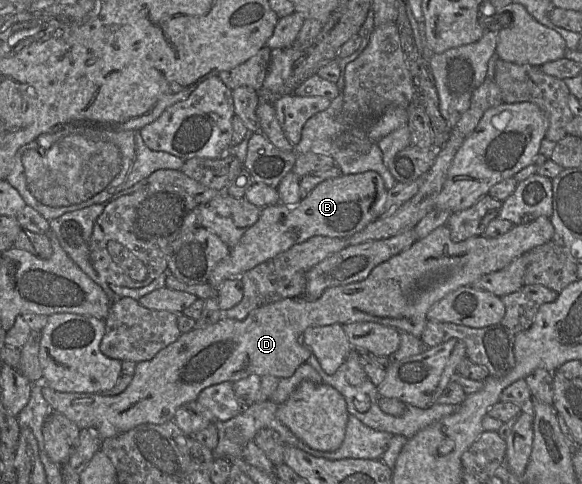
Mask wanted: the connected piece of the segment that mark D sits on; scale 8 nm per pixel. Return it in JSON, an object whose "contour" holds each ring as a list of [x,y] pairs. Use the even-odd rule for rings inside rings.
{"contour":[[[545,216],[529,223],[514,225],[499,237],[480,235],[457,243],[451,241],[447,225],[441,225],[426,237],[416,240],[408,249],[374,267],[367,278],[360,282],[327,288],[315,300],[304,296],[285,298],[256,308],[243,320],[222,317],[205,328],[194,328],[181,333],[175,342],[163,348],[151,360],[138,362],[131,383],[118,395],[58,392],[47,385],[42,387],[42,395],[51,408],[51,414],[63,414],[81,430],[96,429],[102,440],[116,437],[140,424],[164,424],[173,420],[180,406],[197,400],[203,389],[214,384],[236,382],[251,374],[260,377],[271,375],[279,379],[291,377],[312,355],[303,341],[303,333],[309,326],[371,321],[392,326],[398,331],[420,338],[427,322],[427,312],[436,302],[460,287],[471,286],[484,275],[504,269],[523,253],[552,241],[553,235],[554,227],[550,218]]]}

